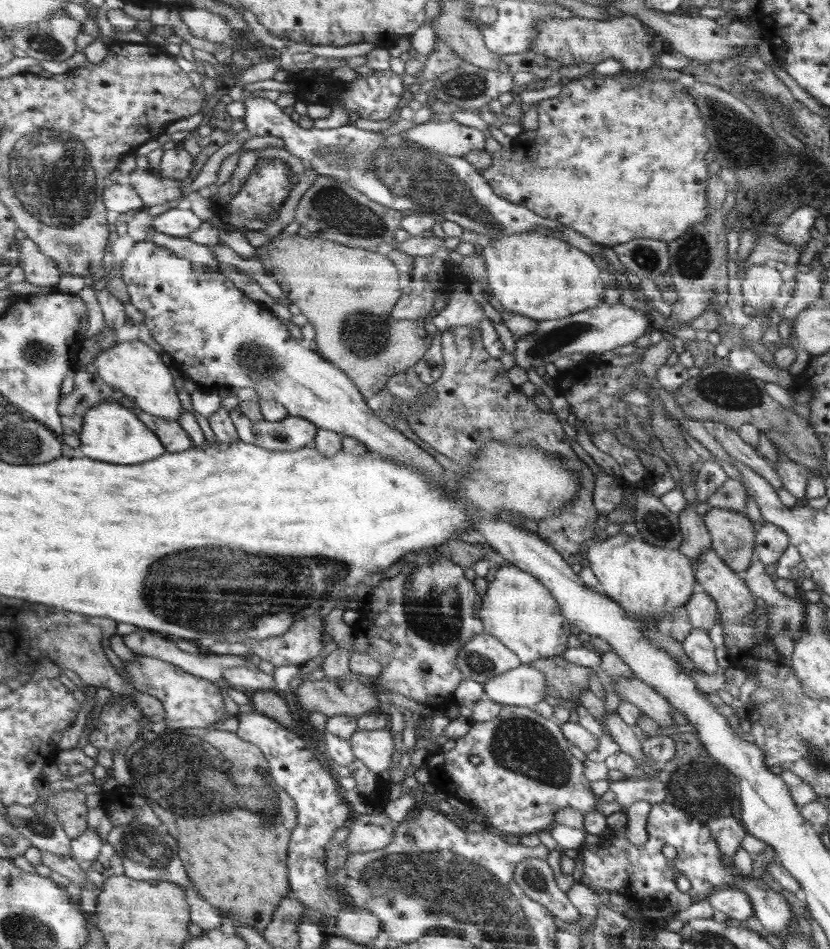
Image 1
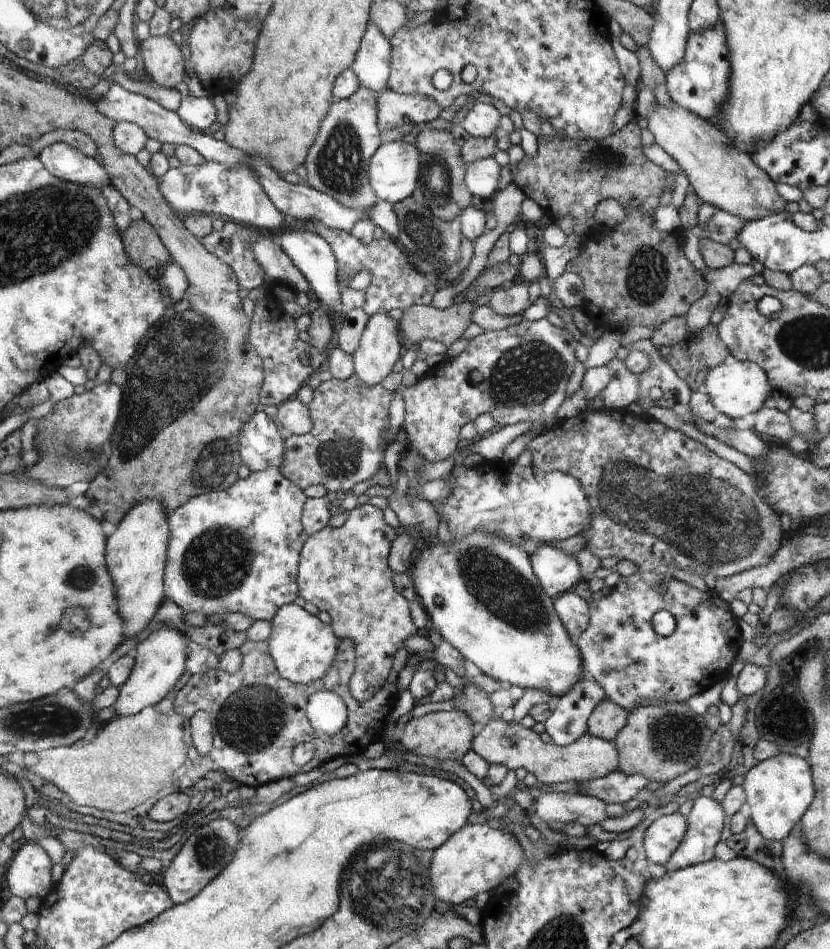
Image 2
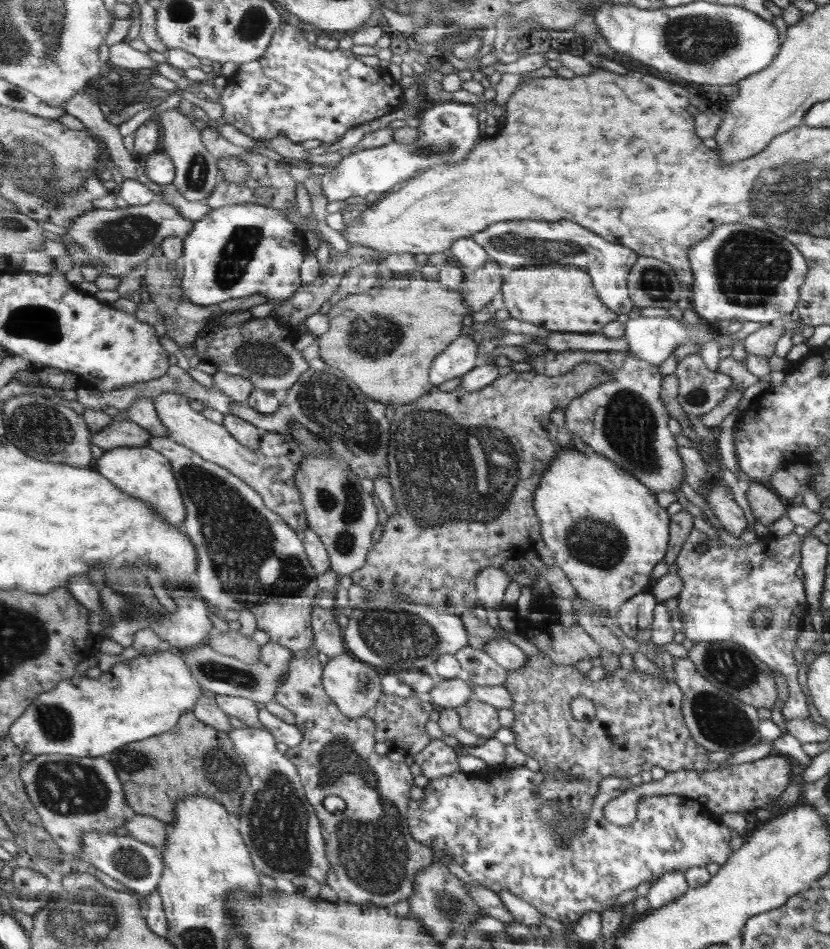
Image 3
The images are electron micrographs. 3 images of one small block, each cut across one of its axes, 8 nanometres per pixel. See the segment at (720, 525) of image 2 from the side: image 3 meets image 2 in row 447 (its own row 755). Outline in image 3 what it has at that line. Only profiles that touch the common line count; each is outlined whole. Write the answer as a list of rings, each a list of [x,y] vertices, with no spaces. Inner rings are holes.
[[[540,653],[528,656],[526,666],[518,670],[506,670],[507,678],[503,688],[512,696],[514,705],[512,712],[515,722],[510,730],[515,735],[516,748],[528,757],[540,763],[543,774],[553,770],[564,770],[570,774],[564,781],[546,777],[536,792],[540,802],[566,803],[572,808],[573,816],[568,821],[559,820],[559,810],[552,805],[540,808],[540,818],[544,823],[551,823],[559,833],[559,842],[566,842],[568,834],[578,836],[581,827],[587,822],[592,810],[592,798],[598,794],[600,781],[606,777],[631,777],[641,774],[643,770],[651,770],[654,766],[664,768],[666,772],[686,769],[698,773],[716,770],[718,764],[708,759],[708,750],[699,746],[691,738],[690,730],[683,719],[683,692],[674,679],[661,671],[670,681],[654,678],[640,670],[624,670],[621,666],[614,674],[598,682],[591,682],[575,665],[556,664],[550,657]],[[582,695],[594,703],[596,718],[592,720],[575,720],[571,714],[570,703],[573,698]]]

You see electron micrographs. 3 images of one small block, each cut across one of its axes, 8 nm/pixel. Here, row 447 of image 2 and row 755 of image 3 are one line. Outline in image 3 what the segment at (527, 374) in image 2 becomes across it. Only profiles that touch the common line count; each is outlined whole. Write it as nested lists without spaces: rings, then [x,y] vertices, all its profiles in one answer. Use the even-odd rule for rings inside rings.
[[[433,739],[422,753],[414,755],[413,762],[422,768],[422,774],[428,779],[450,776],[456,772],[454,750],[437,739]],[[436,744],[440,744],[440,746],[436,746]]]

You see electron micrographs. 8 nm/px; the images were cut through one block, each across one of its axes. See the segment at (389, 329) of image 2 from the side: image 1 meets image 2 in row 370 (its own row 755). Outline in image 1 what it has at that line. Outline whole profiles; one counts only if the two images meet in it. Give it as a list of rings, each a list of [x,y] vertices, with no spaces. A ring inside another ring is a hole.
[[[388,727],[375,731],[357,730],[349,740],[354,757],[376,774],[390,770],[395,752],[392,735]]]

